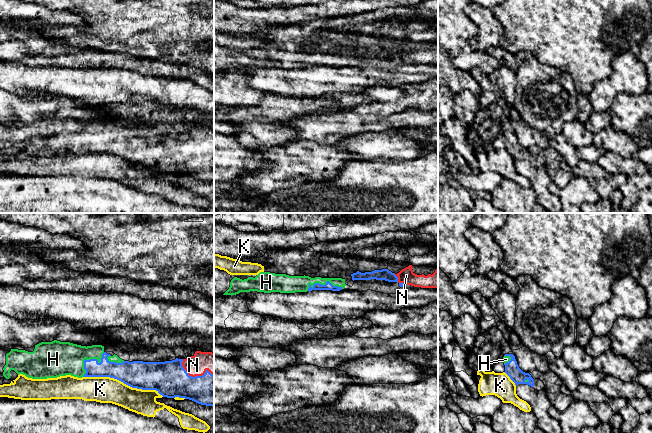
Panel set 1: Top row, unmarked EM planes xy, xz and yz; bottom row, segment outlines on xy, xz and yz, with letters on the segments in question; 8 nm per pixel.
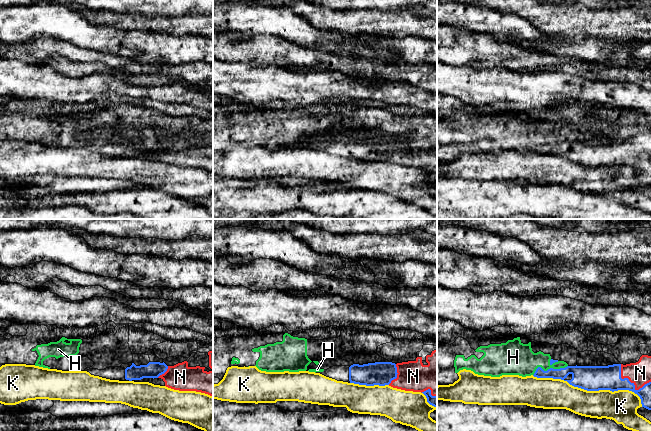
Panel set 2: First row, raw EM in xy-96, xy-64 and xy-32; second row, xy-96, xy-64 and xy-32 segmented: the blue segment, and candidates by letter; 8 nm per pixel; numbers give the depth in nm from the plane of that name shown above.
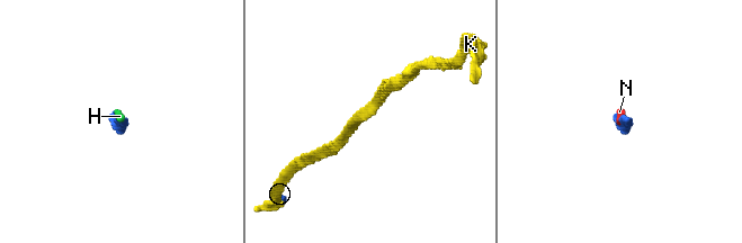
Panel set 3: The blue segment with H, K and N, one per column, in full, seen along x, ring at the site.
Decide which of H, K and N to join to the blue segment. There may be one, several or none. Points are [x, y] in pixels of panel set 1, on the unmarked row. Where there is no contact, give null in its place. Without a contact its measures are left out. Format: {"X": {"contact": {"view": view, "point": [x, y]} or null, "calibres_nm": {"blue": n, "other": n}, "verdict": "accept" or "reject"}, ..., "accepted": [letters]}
{"H": {"contact": {"view": "xy", "point": [88, 136]}, "calibres_nm": {"blue": 140, "other": 280}, "verdict": "accept"}, "K": {"contact": {"view": "xy", "point": [123, 158]}, "calibres_nm": {"blue": 220, "other": 200}, "verdict": "reject"}, "N": {"contact": {"view": "xy", "point": [193, 153]}, "calibres_nm": {"blue": 280, "other": 170}, "verdict": "accept"}, "accepted": ["H", "N"]}

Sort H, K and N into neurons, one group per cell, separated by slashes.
H N / K

